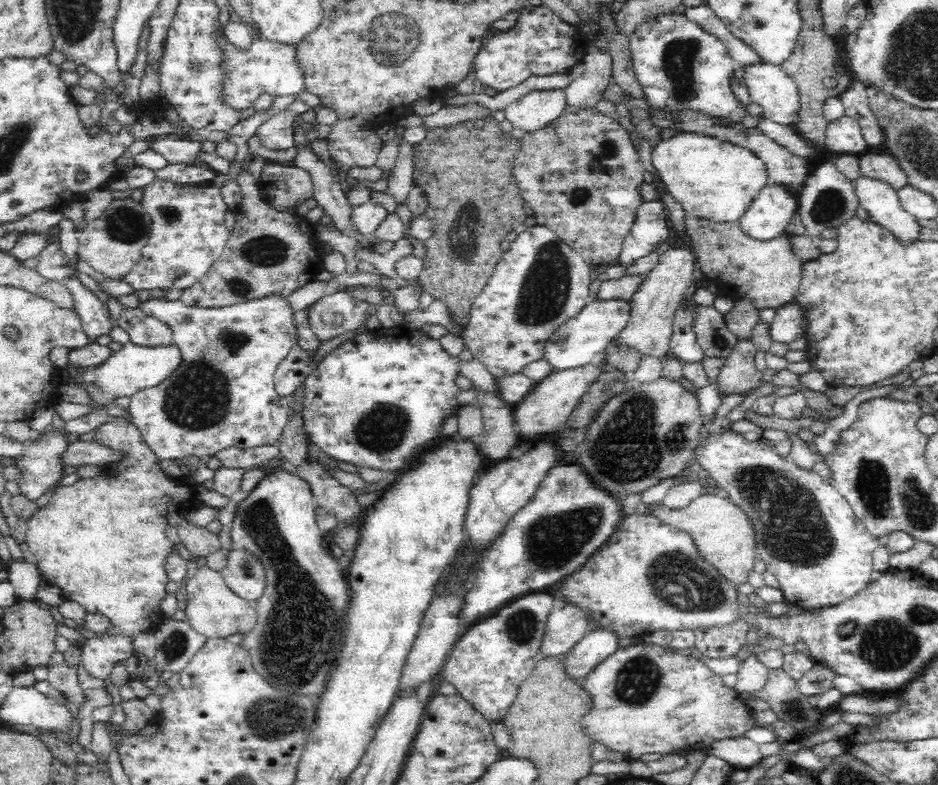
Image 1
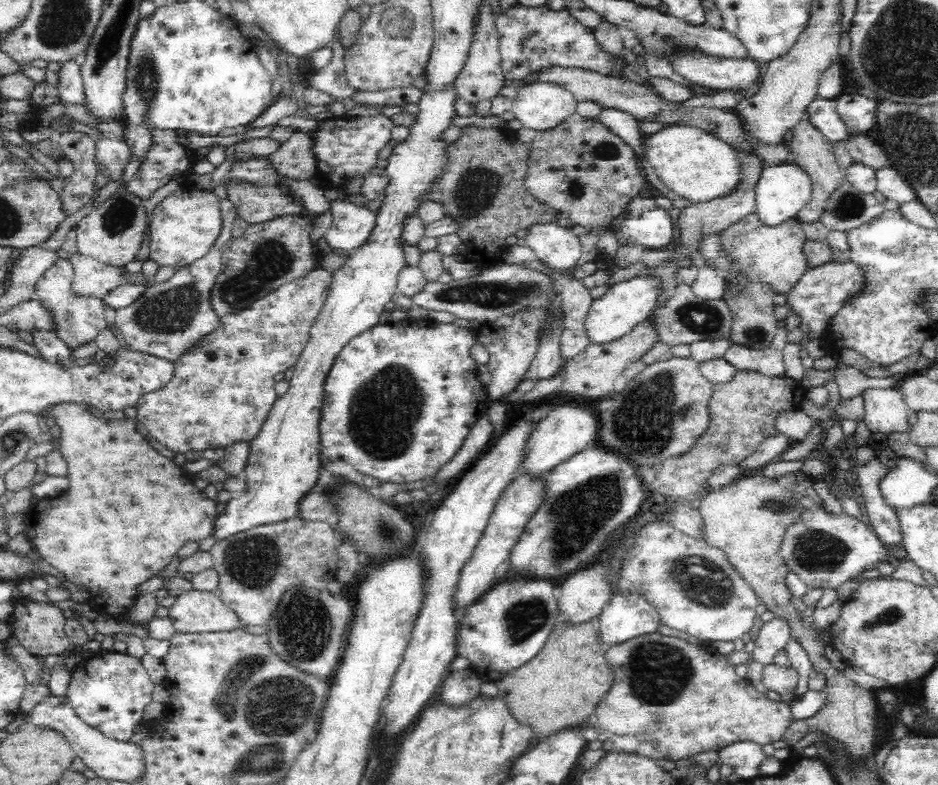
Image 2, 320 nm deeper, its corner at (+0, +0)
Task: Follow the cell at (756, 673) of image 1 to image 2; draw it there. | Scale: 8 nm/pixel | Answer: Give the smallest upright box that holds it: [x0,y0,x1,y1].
[751,616,791,667]

